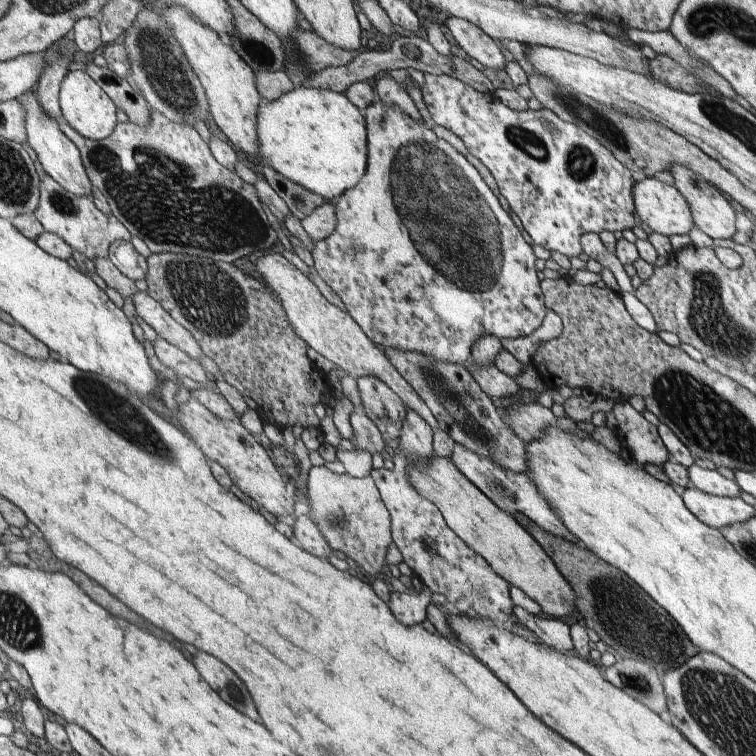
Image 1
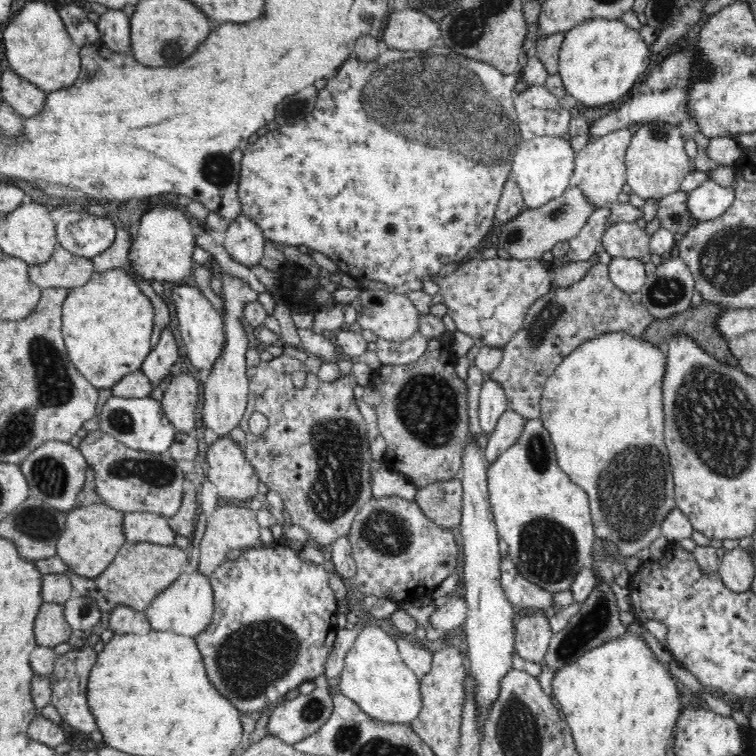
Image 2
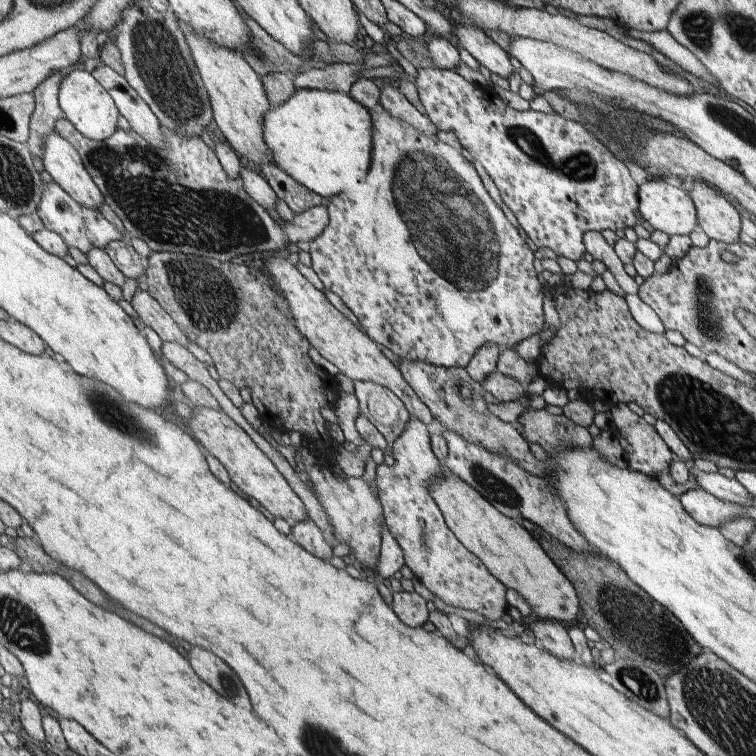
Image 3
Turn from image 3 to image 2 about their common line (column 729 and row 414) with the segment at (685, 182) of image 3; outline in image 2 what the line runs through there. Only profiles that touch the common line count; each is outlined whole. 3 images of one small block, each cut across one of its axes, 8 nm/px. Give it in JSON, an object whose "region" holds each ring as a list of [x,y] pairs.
{"region":[[[226,274],[223,278],[223,286],[222,286],[222,300],[224,306],[224,332],[226,343],[222,352],[222,355],[216,359],[214,362],[214,366],[212,366],[209,371],[208,378],[203,381],[204,393],[202,394],[202,409],[201,409],[201,419],[202,424],[205,428],[210,428],[216,436],[219,436],[220,439],[226,437],[226,434],[239,426],[239,422],[245,413],[245,408],[247,407],[247,394],[249,391],[248,388],[248,379],[247,379],[247,366],[246,366],[246,353],[248,351],[248,338],[246,335],[246,331],[244,331],[244,327],[242,326],[243,320],[243,306],[247,302],[258,301],[258,293],[246,283],[240,280],[240,278],[235,278],[229,274]]]}

